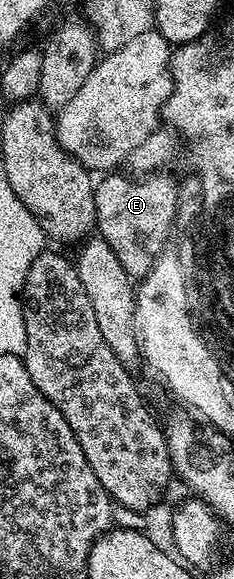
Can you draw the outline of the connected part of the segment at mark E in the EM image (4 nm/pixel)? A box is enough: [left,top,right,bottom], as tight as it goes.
[94,172,178,280]

